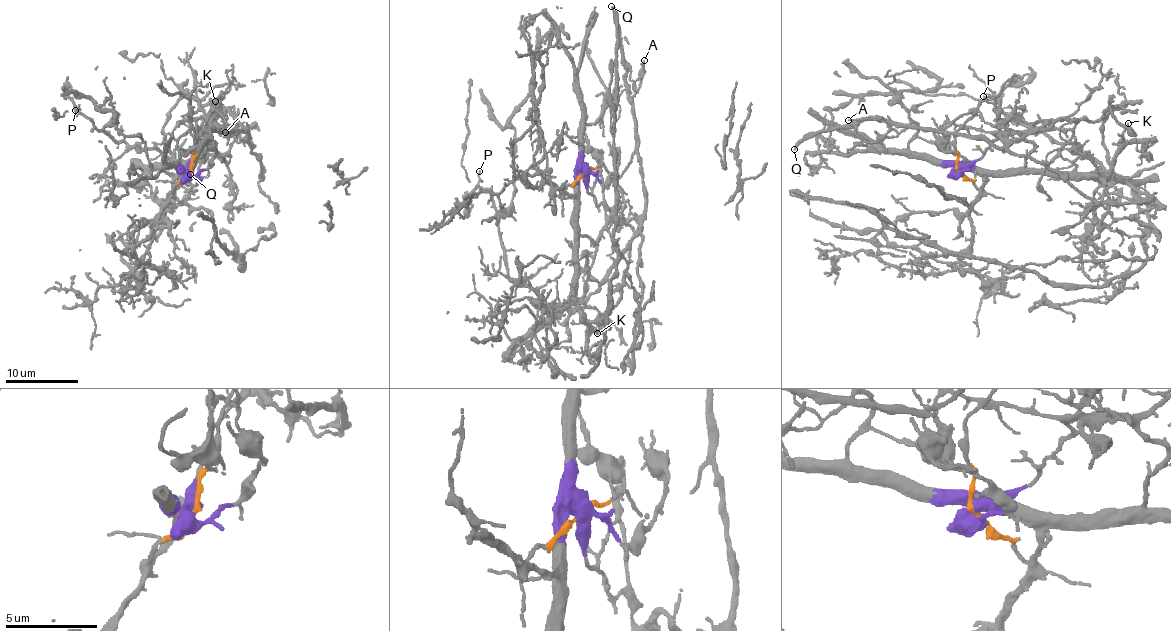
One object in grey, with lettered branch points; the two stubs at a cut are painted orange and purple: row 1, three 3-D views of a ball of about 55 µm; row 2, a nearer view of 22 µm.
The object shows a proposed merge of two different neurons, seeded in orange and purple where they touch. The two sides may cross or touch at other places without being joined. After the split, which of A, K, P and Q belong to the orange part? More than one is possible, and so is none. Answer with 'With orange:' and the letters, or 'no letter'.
With orange: A, Q

